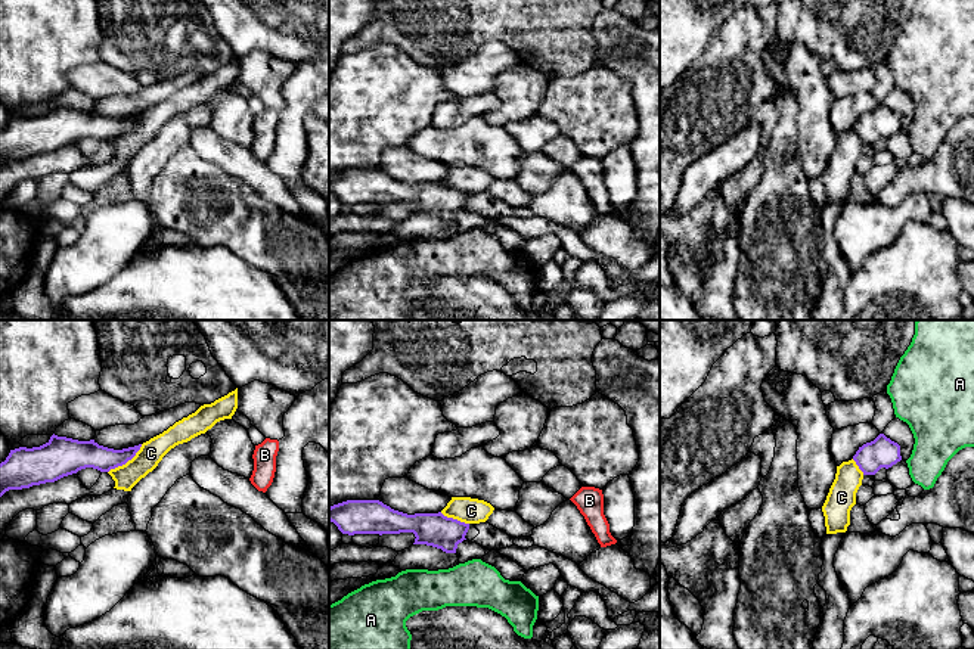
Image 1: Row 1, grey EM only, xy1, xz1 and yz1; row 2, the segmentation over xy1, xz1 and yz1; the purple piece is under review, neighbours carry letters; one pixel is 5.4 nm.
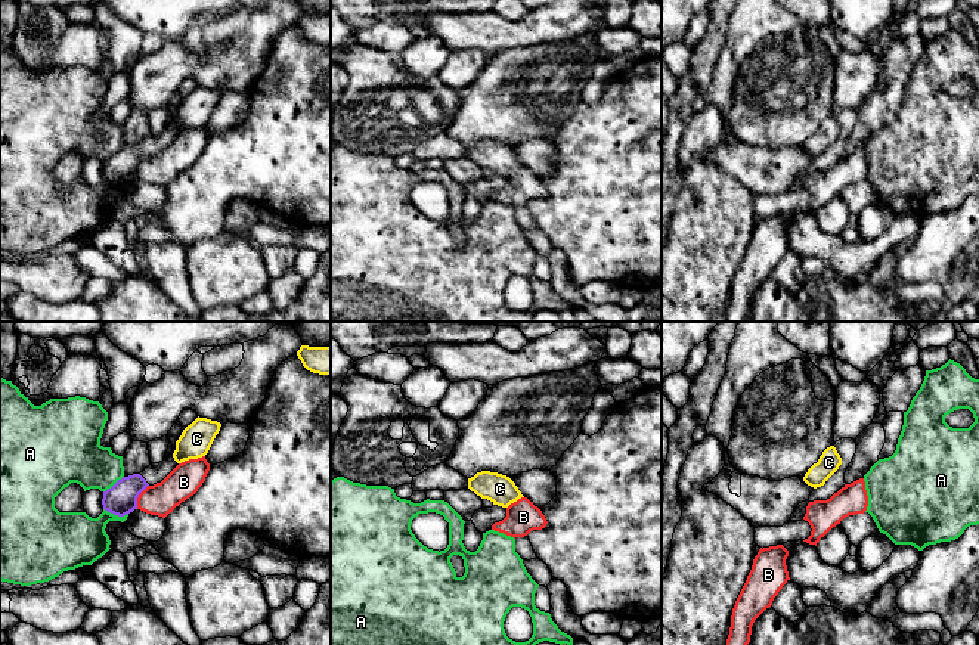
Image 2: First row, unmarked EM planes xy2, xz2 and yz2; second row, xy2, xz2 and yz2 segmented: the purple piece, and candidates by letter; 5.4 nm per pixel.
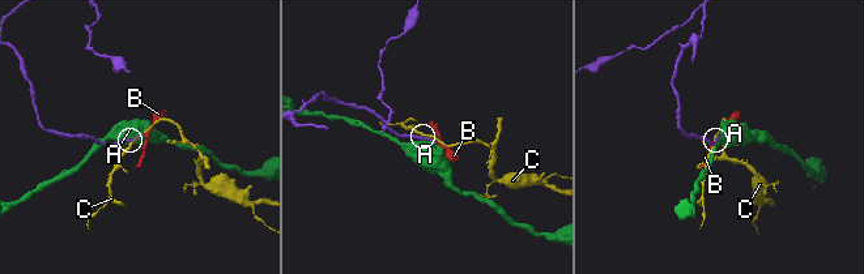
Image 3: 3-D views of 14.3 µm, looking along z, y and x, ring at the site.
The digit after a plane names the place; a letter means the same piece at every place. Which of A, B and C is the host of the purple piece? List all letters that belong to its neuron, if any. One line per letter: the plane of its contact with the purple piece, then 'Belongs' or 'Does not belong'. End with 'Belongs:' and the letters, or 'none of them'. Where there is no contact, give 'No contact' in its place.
A: Touches purple in xy2. Does not belong
B: Touches purple in xy2. Does not belong
C: Touches purple in xy1. Does not belong
Belongs: none of them

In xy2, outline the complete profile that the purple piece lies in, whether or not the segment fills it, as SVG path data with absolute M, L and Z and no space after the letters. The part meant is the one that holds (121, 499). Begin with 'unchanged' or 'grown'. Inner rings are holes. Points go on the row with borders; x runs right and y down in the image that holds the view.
grown; M174 424L168 431L170 440L165 458L159 463L152 463L140 474L133 474L118 480L111 489L103 491L103 509L124 517L137 509L137 497L148 487L161 483L179 463L174 461L176 441L186 427Z

